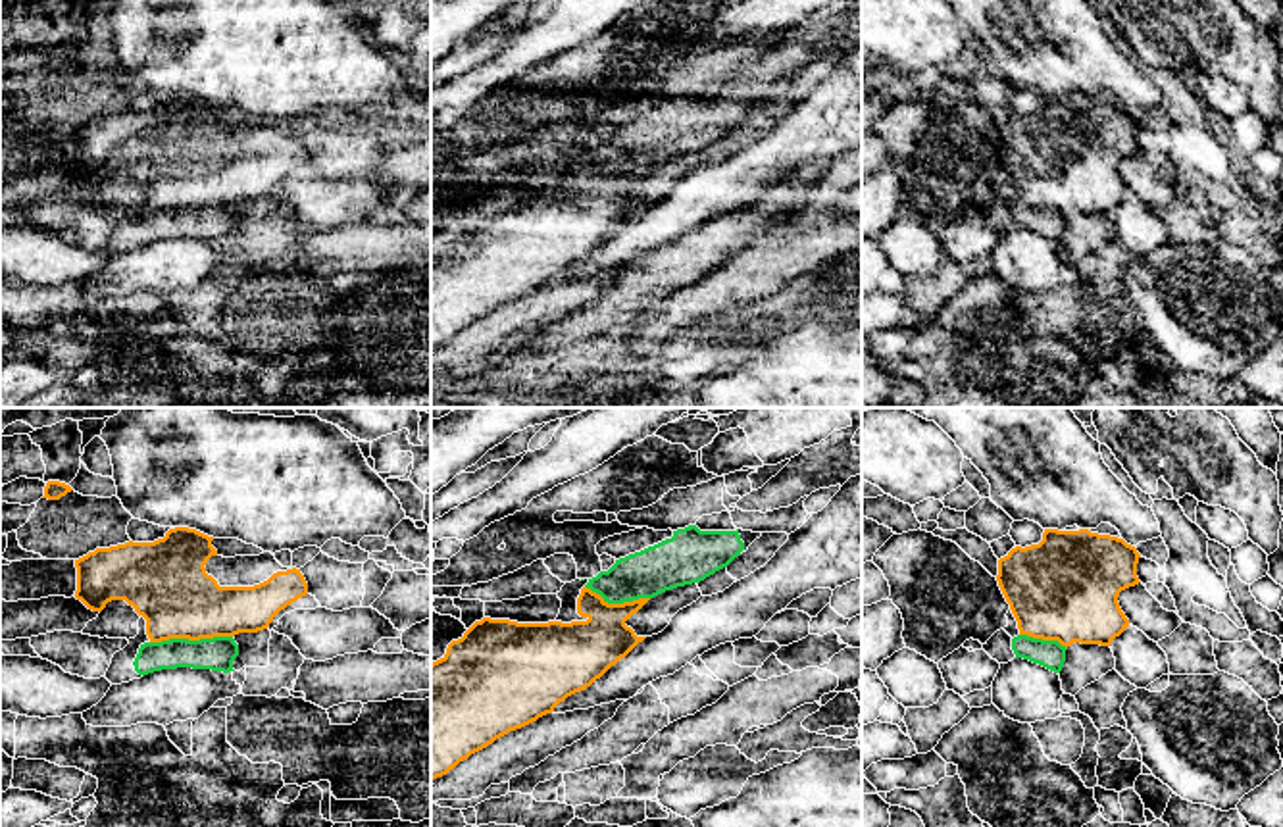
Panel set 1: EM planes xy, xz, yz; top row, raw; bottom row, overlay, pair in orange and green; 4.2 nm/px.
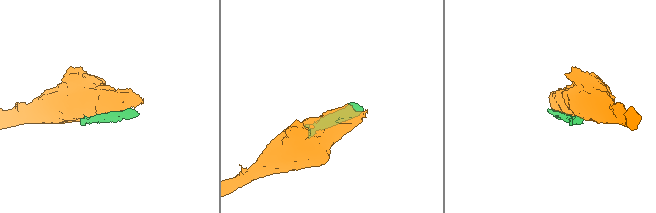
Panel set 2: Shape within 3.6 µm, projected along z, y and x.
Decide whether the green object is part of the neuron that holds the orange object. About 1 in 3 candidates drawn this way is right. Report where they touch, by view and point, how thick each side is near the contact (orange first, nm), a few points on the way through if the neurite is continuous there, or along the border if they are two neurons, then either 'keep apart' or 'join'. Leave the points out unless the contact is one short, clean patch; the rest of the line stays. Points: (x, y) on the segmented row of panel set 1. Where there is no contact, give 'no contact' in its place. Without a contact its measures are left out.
meets orange in xy at (191, 639); 340 nm thick on the orange side, 140 nm on the other; border along xy (231, 635), (150, 643); keep apart

